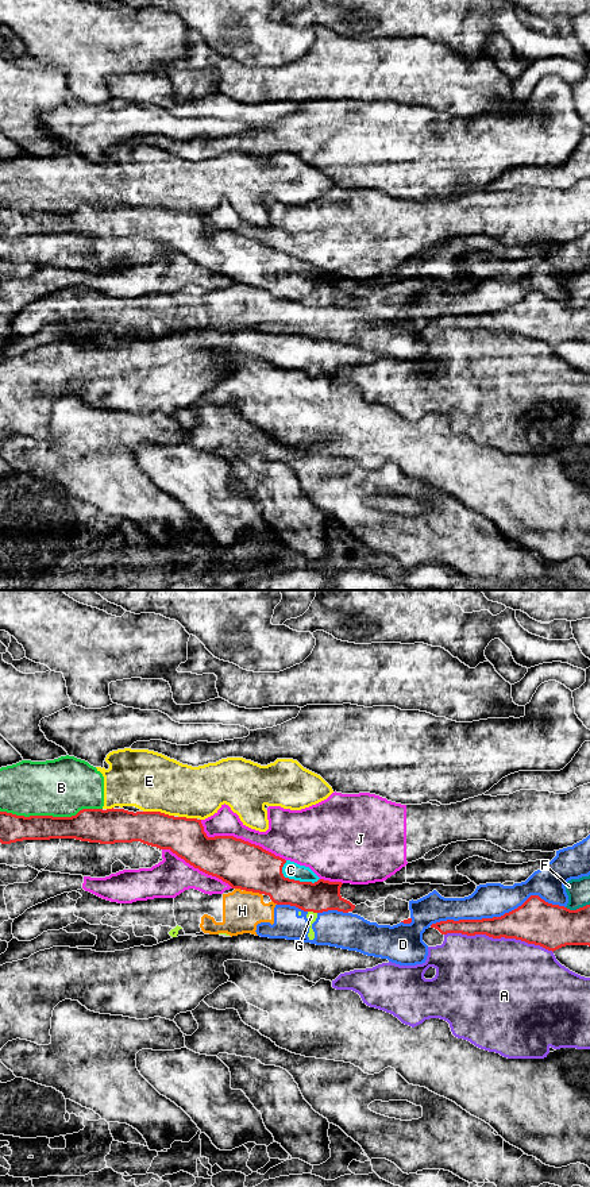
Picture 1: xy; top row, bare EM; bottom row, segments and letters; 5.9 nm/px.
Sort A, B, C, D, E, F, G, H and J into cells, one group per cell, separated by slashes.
A / B E F / C / D G H / J

